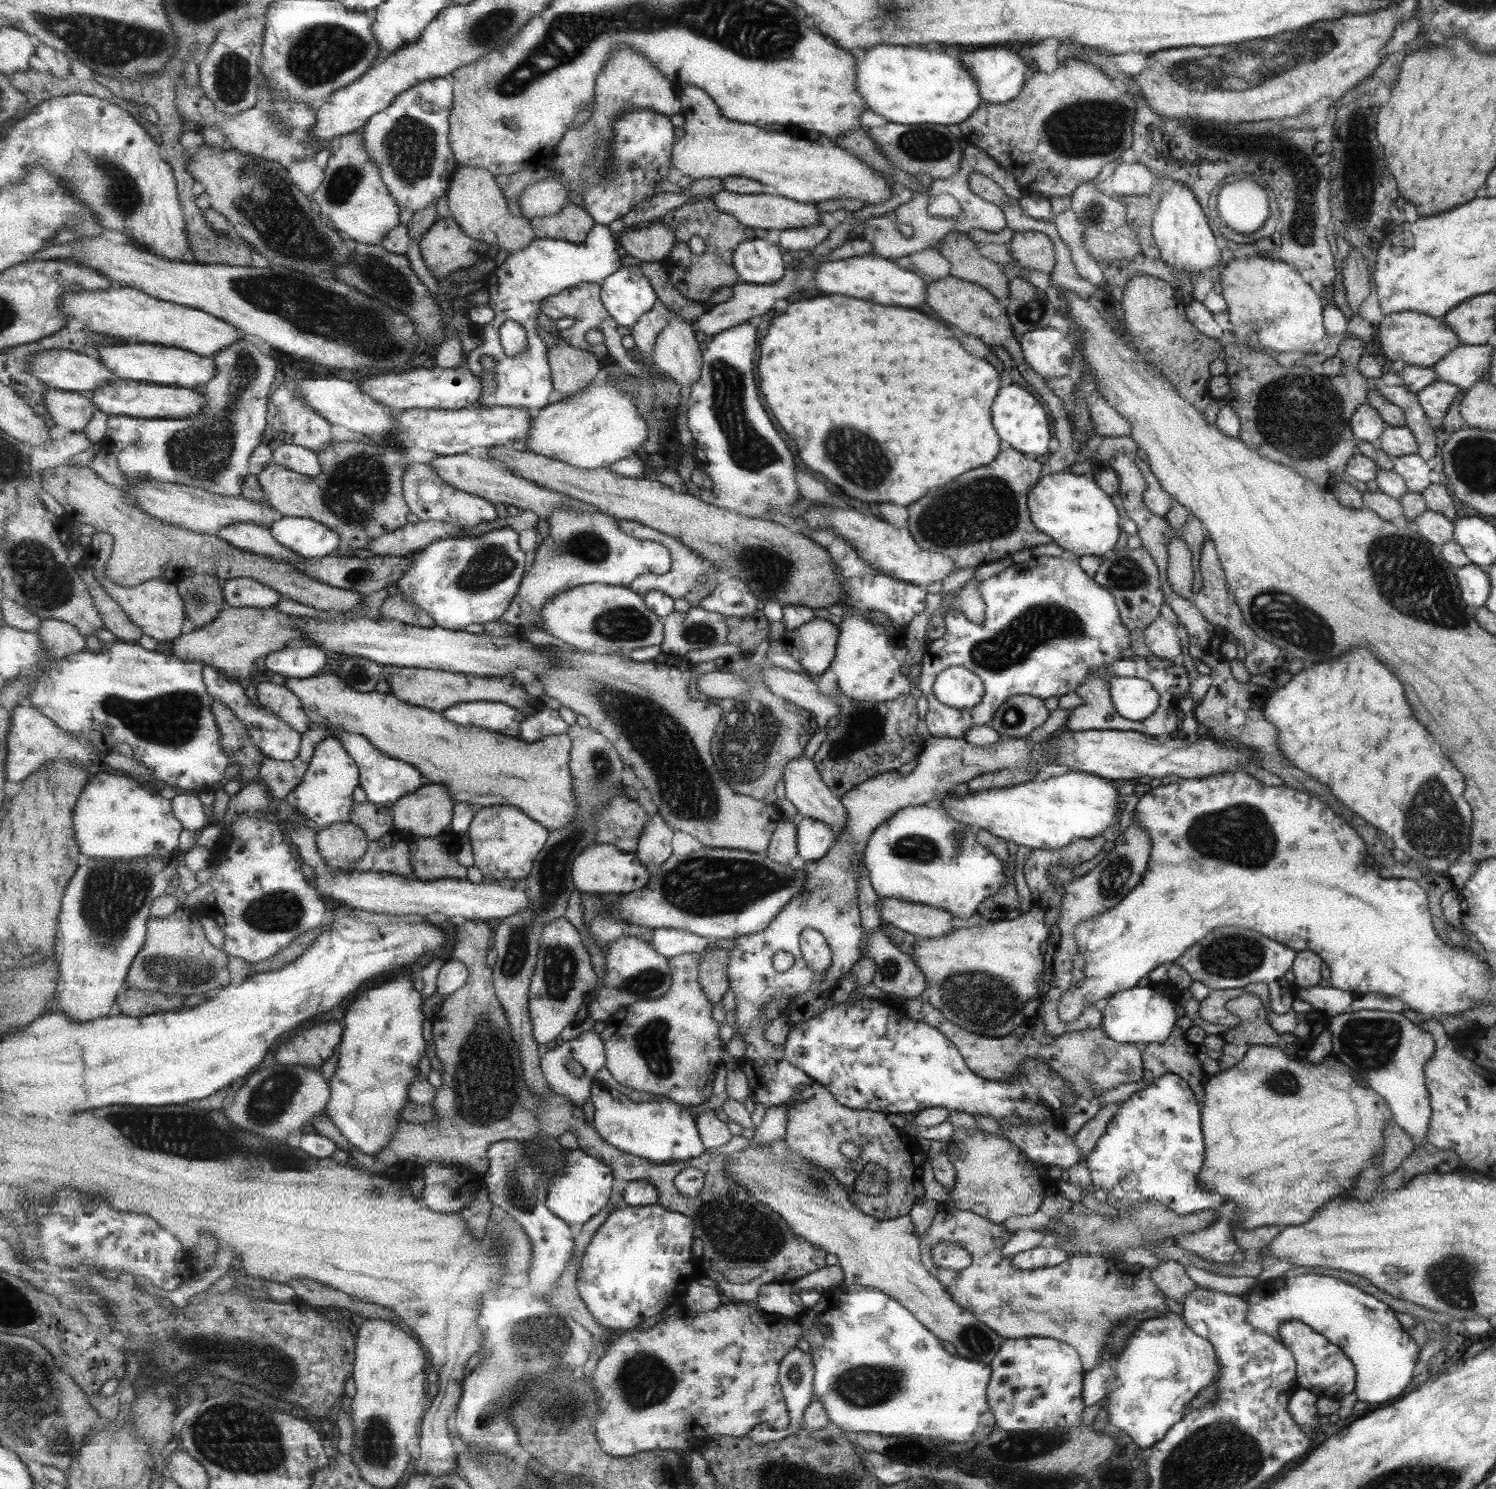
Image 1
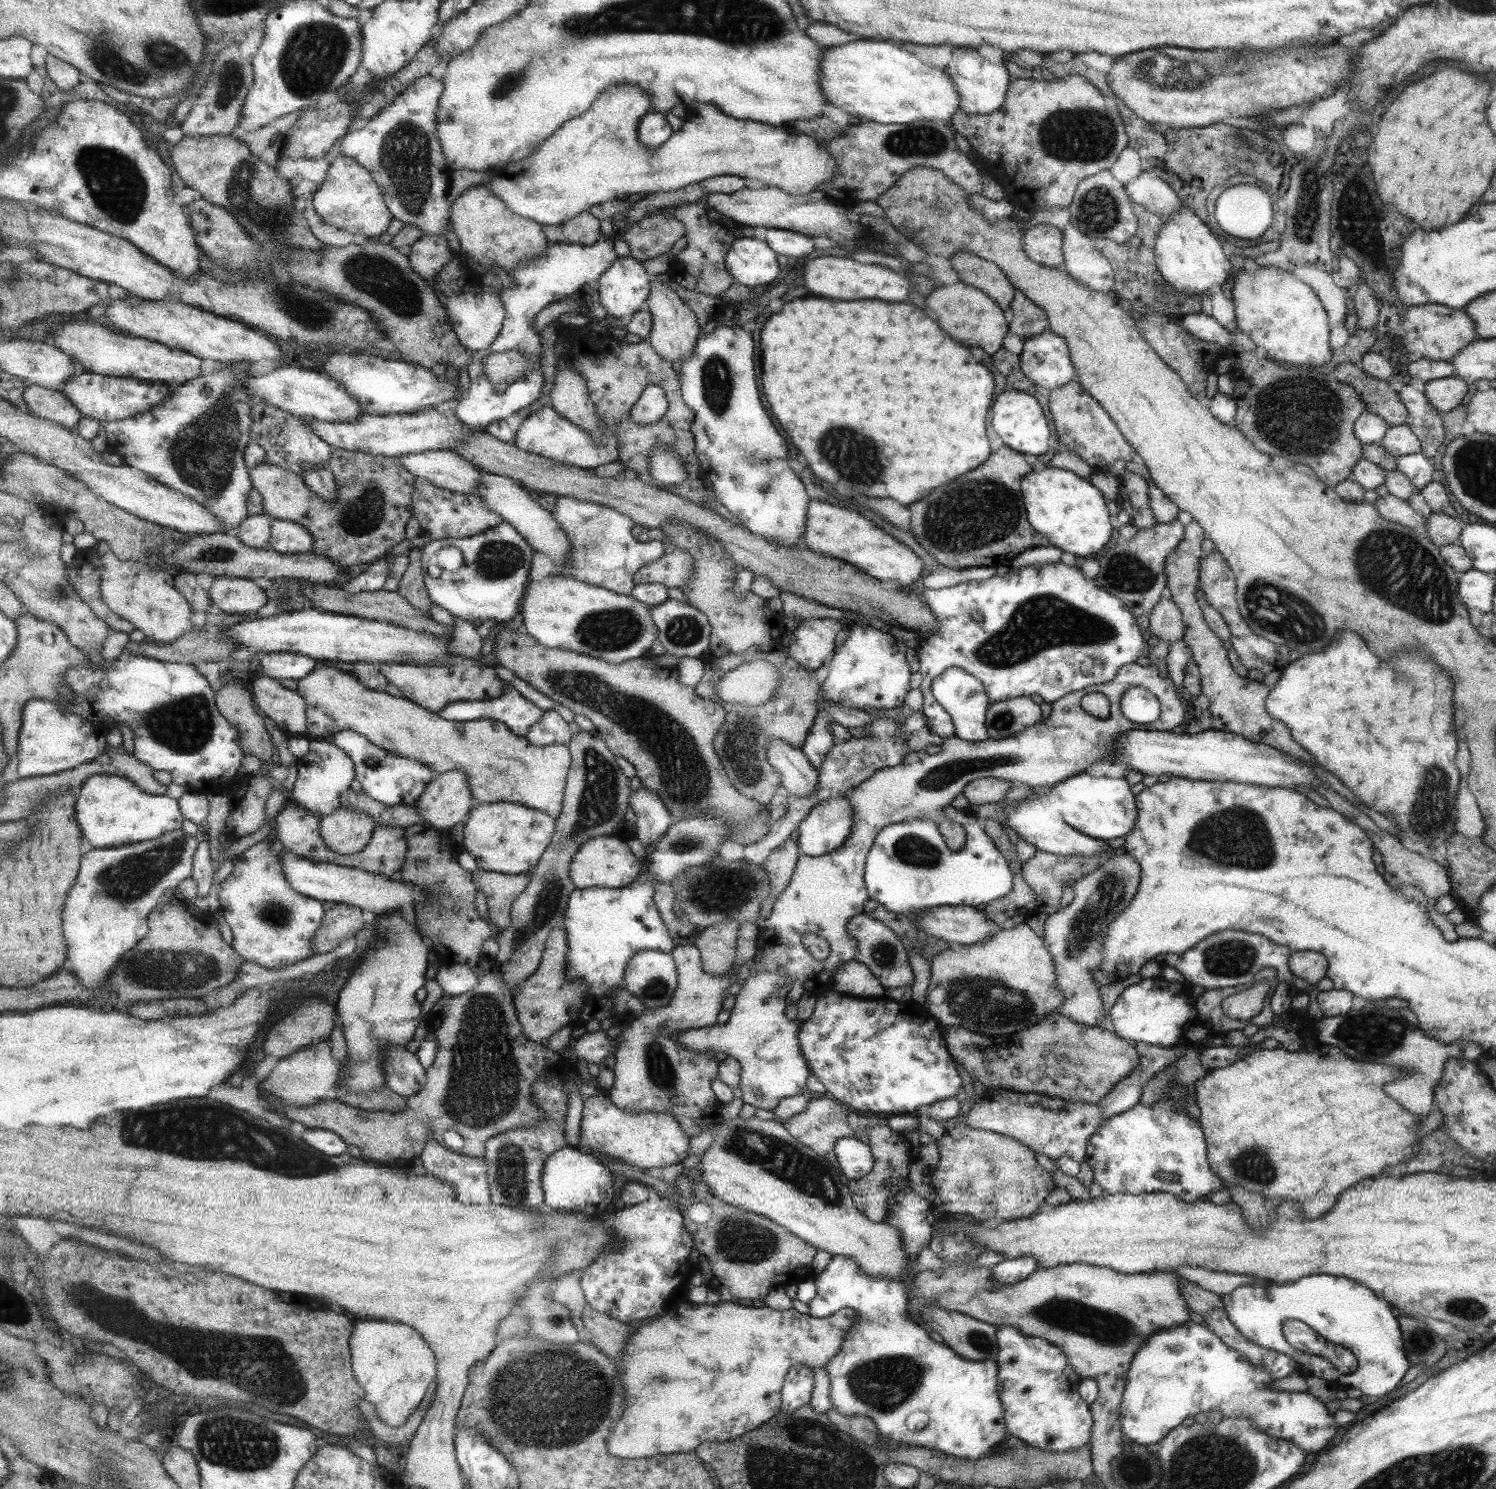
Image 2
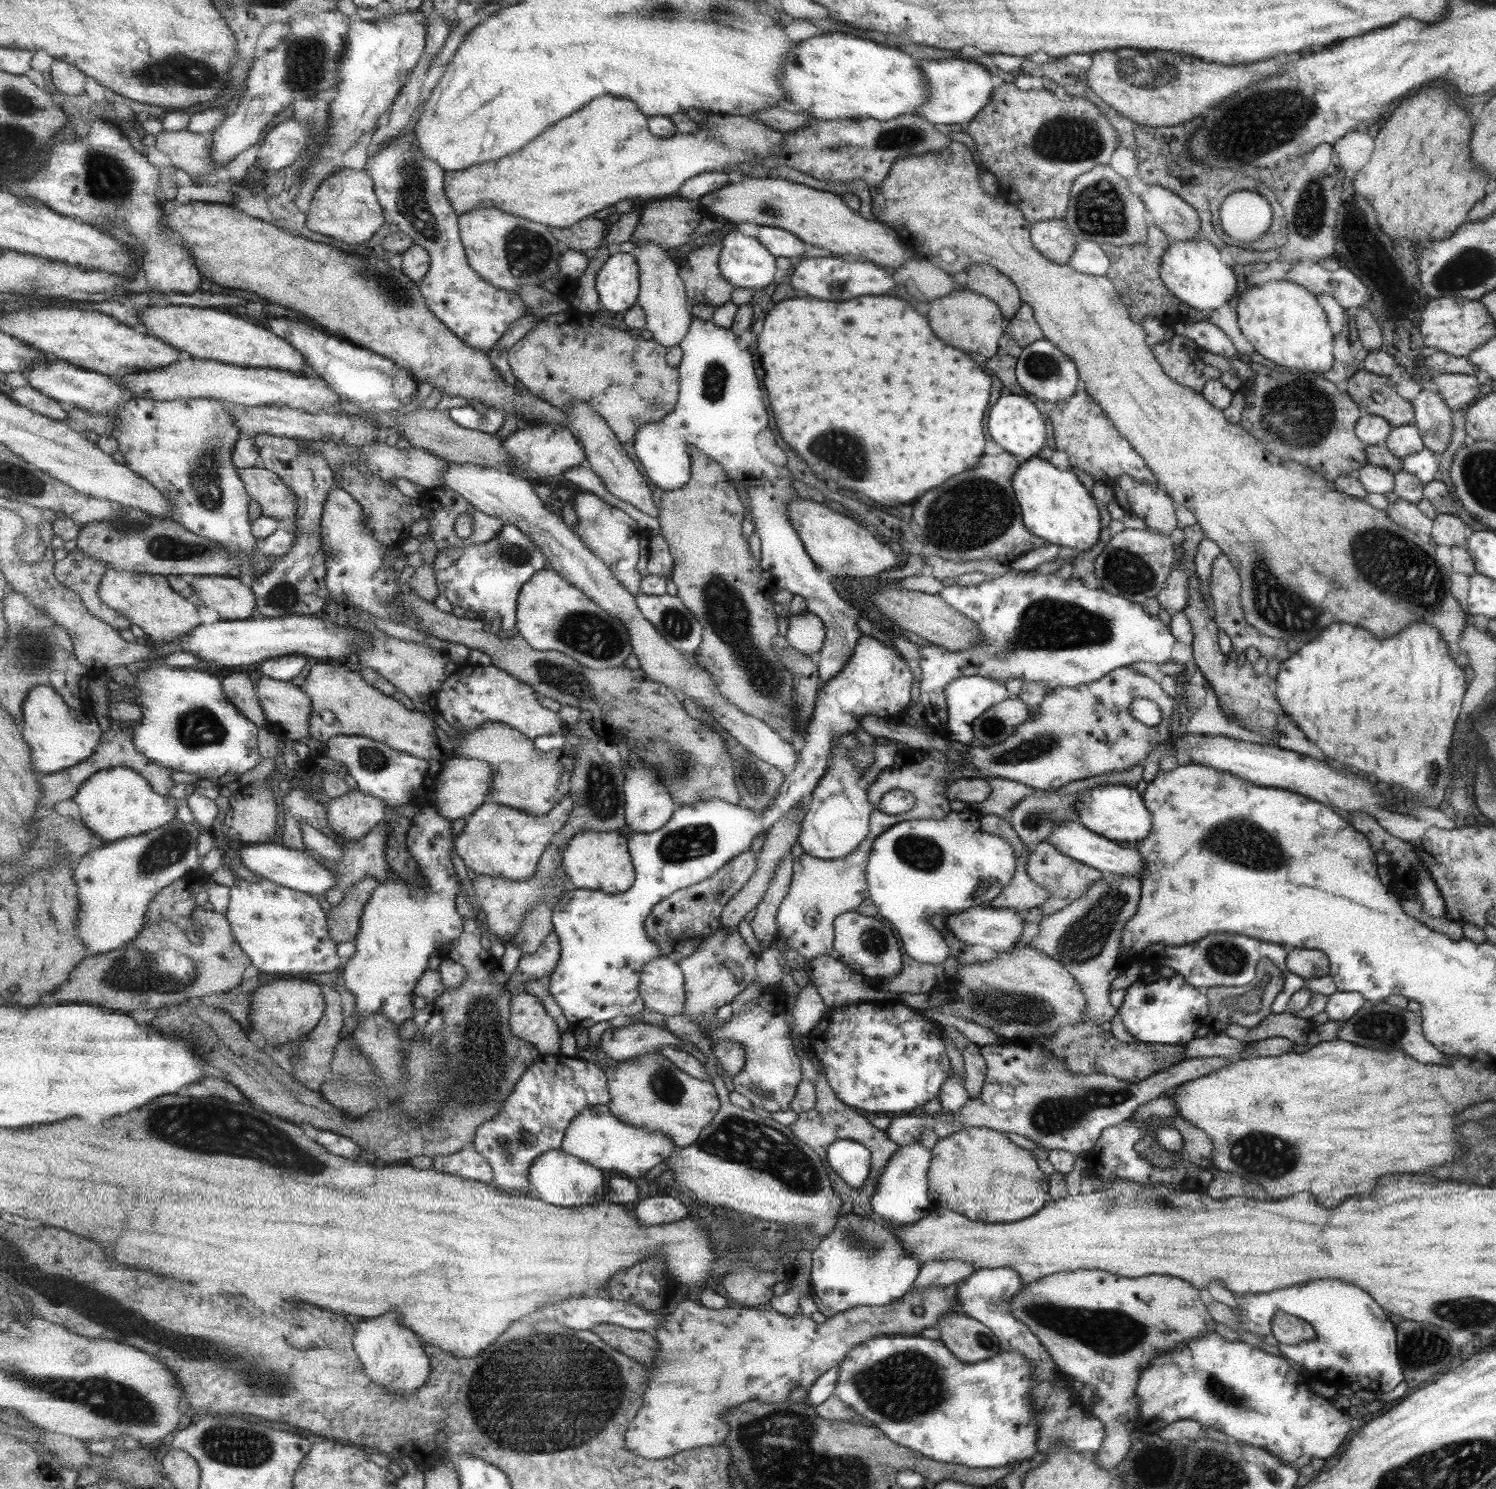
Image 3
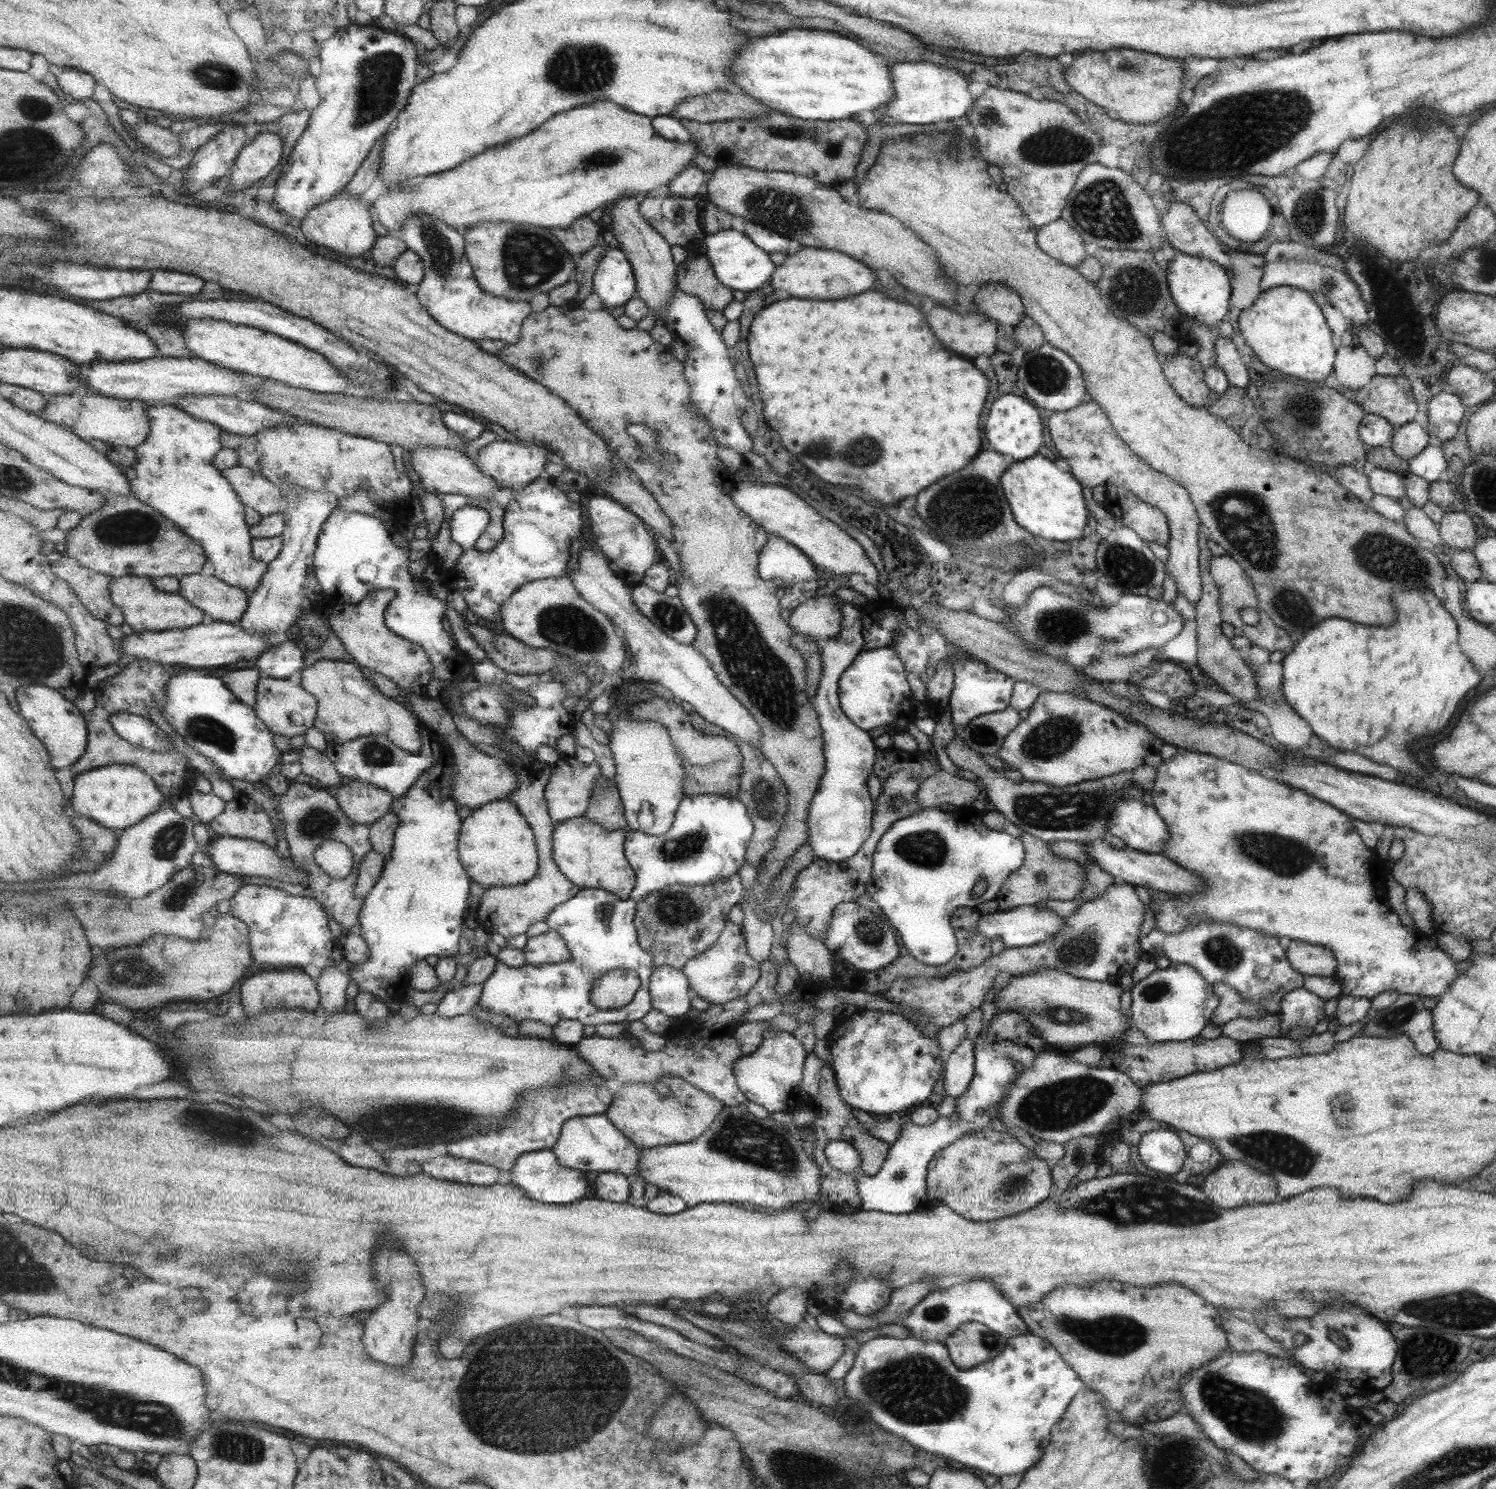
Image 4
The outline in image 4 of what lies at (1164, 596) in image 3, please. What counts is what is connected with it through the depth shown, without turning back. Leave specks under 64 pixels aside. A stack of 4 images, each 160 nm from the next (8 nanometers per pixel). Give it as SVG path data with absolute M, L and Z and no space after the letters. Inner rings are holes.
M1088 397L1074 409L1052 412L1045 418L1045 427L1049 430L1058 457L1067 461L1070 473L1082 483L1086 491L1095 485L1115 485L1131 491L1141 502L1158 507L1166 515L1170 533L1169 544L1166 546L1169 553L1165 564L1166 572L1176 582L1176 590L1185 596L1194 610L1201 596L1201 574L1198 567L1198 531L1201 519L1194 509L1189 492L1140 459L1119 438L1102 407Z

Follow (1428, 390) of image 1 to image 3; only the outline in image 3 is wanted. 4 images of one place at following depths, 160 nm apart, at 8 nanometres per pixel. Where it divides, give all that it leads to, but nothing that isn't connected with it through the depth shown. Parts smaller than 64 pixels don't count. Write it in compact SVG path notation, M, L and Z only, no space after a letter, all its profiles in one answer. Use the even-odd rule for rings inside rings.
M1435 373L1431 382L1436 384L1436 391L1452 411L1468 408L1479 392L1479 383L1474 375Z

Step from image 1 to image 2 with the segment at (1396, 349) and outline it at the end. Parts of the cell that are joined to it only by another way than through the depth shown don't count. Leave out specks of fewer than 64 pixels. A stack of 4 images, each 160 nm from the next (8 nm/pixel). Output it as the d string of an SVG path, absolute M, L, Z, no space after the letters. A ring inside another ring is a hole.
M1425 304L1413 306L1405 310L1401 318L1401 330L1404 336L1400 340L1402 353L1412 358L1425 360L1451 361L1458 352L1470 342L1477 340L1477 332L1471 318L1463 309L1450 308L1439 304Z

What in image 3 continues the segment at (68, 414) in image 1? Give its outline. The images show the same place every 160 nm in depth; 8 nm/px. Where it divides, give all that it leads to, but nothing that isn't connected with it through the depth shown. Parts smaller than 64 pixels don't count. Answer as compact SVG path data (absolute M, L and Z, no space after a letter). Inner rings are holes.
M29 384L14 389L10 394L10 397L19 404L38 412L39 414L47 415L49 418L62 421L65 421L68 418L68 412L66 411L64 404L43 394L41 390L37 390Z

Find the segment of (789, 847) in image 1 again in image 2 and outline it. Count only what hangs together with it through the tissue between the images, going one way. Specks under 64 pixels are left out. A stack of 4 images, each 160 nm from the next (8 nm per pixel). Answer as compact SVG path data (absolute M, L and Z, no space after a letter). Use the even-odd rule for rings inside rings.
M787 839L781 846L773 849L769 856L766 856L762 866L765 867L766 874L769 875L771 890L770 896L763 902L760 921L771 915L775 899L784 891L793 876L799 854L798 844Z

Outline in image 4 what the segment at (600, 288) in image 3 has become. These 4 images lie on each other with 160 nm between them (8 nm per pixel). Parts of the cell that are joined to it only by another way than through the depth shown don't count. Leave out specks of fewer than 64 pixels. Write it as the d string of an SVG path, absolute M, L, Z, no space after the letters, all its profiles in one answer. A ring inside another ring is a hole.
M620 247L604 252L594 276L594 290L609 308L627 305L638 292L634 266Z

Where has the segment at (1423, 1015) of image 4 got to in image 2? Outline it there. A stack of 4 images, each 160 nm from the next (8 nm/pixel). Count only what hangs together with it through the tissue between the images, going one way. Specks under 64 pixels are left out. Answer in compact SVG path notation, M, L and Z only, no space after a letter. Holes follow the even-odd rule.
M1369 1003L1360 1009L1349 1009L1345 1014L1323 1017L1318 1021L1318 1035L1321 1046L1334 1046L1349 1058L1359 1062L1383 1063L1401 1070L1402 1076L1394 1082L1383 1085L1383 1090L1391 1094L1395 1102L1411 1110L1415 1116L1426 1116L1433 1098L1433 1088L1445 1072L1446 1062L1450 1058L1462 1058L1475 1062L1480 1049L1474 1042L1455 1040L1451 1046L1432 1039L1409 1021L1403 1019L1396 1010L1375 1003Z

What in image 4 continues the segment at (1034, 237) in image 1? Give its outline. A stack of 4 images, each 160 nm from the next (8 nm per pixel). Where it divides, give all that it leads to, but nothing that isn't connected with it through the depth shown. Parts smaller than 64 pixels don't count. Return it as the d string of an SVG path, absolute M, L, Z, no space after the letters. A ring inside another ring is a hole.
M1062 218L1038 228L1038 247L1068 267L1081 265L1088 256L1081 235Z

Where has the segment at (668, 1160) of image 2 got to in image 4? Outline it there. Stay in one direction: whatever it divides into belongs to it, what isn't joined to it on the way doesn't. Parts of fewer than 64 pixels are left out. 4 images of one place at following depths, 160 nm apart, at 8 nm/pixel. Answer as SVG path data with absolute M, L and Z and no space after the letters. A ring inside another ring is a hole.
M595 1114L570 1118L563 1125L559 1140L552 1148L559 1162L567 1168L583 1172L611 1173L627 1175L633 1179L638 1174L638 1164L642 1149L639 1148L607 1115Z

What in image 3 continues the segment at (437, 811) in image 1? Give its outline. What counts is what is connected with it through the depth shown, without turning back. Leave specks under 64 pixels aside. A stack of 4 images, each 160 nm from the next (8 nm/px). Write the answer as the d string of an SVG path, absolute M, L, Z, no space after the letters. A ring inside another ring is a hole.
M455 757L444 761L442 773L431 794L439 814L449 818L451 821L457 819L468 819L483 804L491 801L491 785L495 770L490 762L467 757Z

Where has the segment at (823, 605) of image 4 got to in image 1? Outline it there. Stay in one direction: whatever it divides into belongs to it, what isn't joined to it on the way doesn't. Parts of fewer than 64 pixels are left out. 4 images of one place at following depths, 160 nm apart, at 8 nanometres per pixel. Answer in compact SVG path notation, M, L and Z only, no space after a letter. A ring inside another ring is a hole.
M813 620L793 629L786 629L782 638L785 650L811 675L821 675L830 668L837 652L839 629L831 621Z

